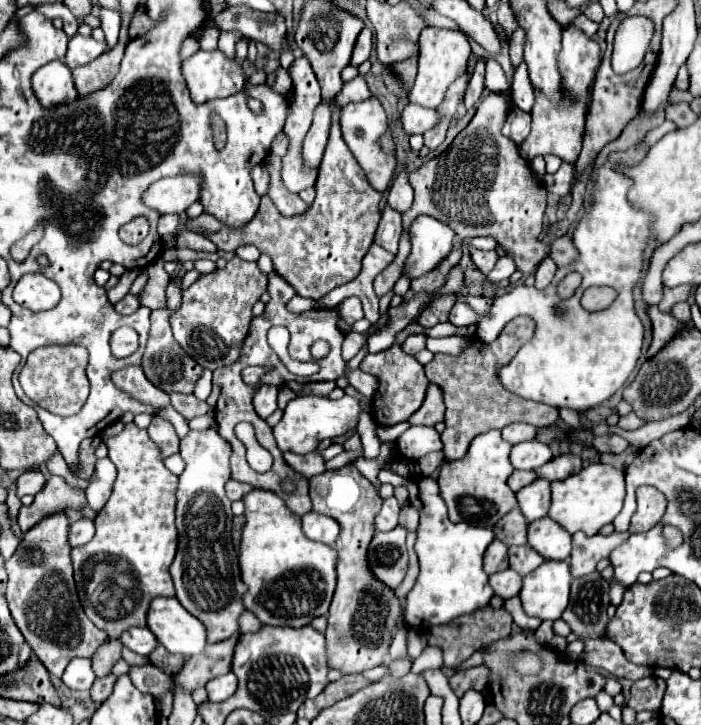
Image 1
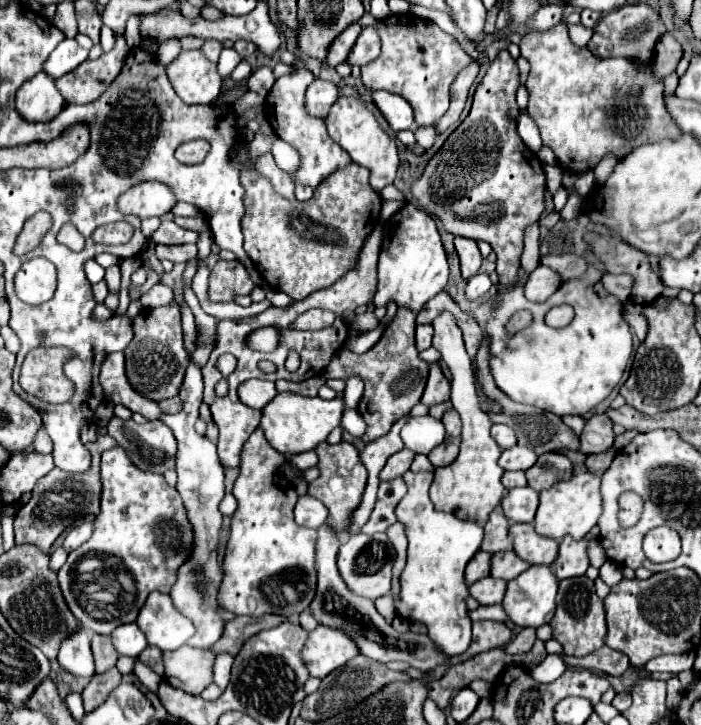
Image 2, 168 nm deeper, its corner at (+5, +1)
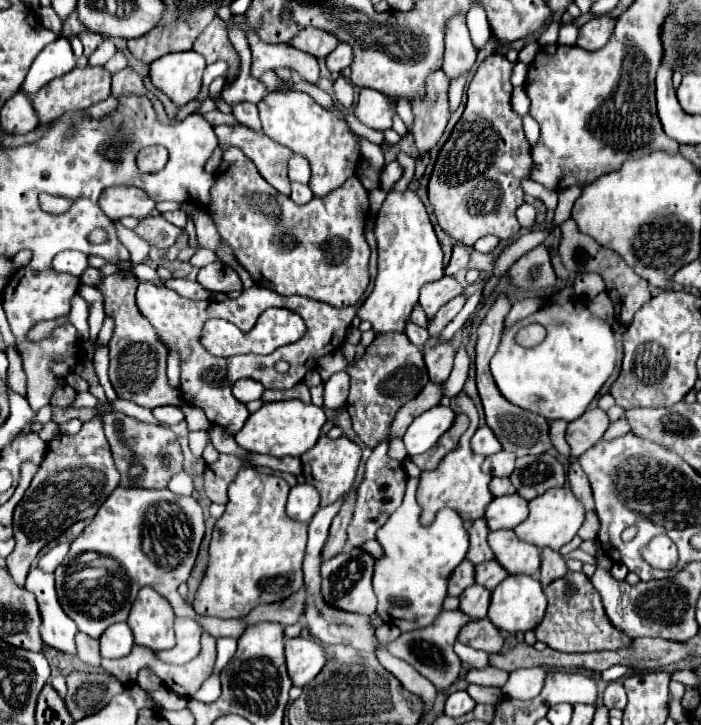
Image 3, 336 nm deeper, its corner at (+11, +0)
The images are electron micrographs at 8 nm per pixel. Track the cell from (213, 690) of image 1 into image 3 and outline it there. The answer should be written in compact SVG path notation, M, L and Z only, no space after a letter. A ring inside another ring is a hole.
M220 637L218 639L218 659L216 659L214 671L220 673L222 667L234 657L234 653L236 653L236 639L232 639L232 637Z

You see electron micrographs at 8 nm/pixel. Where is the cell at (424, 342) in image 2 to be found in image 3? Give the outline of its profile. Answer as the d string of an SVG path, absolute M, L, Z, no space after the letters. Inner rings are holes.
M412 321L406 325L406 329L404 329L404 335L410 339L410 343L414 343L416 347L424 347L426 345L426 341L428 341L428 333L426 333L426 329L424 327L418 327L418 325L414 325Z

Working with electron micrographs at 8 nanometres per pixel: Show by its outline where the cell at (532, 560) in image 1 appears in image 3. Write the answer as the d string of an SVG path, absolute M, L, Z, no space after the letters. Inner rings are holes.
M488 561L488 563L480 563L474 567L474 577L476 583L486 587L488 591L492 591L500 581L504 581L508 577L508 573L502 569L502 565L498 565L498 561Z

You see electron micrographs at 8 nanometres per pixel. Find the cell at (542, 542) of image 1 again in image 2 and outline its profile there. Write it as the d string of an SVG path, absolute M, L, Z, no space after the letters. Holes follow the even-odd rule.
M512 524L510 534L514 538L514 552L524 556L530 564L550 566L558 556L558 542L542 536L534 530L534 524Z

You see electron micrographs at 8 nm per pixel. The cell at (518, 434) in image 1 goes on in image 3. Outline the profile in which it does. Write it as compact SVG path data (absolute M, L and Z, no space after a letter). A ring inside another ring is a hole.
M488 427L476 429L476 433L474 433L472 439L470 439L470 447L472 447L472 451L474 451L476 455L484 455L484 457L494 455L494 453L498 453L498 451L502 449L500 441L498 441L496 435L492 433L492 429L488 429Z

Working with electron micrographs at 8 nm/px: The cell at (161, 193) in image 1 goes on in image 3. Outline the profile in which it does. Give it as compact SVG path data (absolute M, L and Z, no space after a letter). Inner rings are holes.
M108 187L100 195L100 207L112 221L128 215L144 219L154 213L154 205L156 203L138 187Z

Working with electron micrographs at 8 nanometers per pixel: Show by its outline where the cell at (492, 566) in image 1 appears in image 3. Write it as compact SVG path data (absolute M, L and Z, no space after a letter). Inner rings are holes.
M464 559L448 579L448 595L458 597L470 585L474 585L474 565Z

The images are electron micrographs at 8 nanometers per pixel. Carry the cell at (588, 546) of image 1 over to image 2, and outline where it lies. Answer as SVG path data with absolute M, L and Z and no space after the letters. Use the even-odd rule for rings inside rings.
M566 536L562 540L558 558L556 558L554 566L552 566L558 580L586 574L586 570L590 566L588 544L590 544L590 540L574 540L572 536Z

